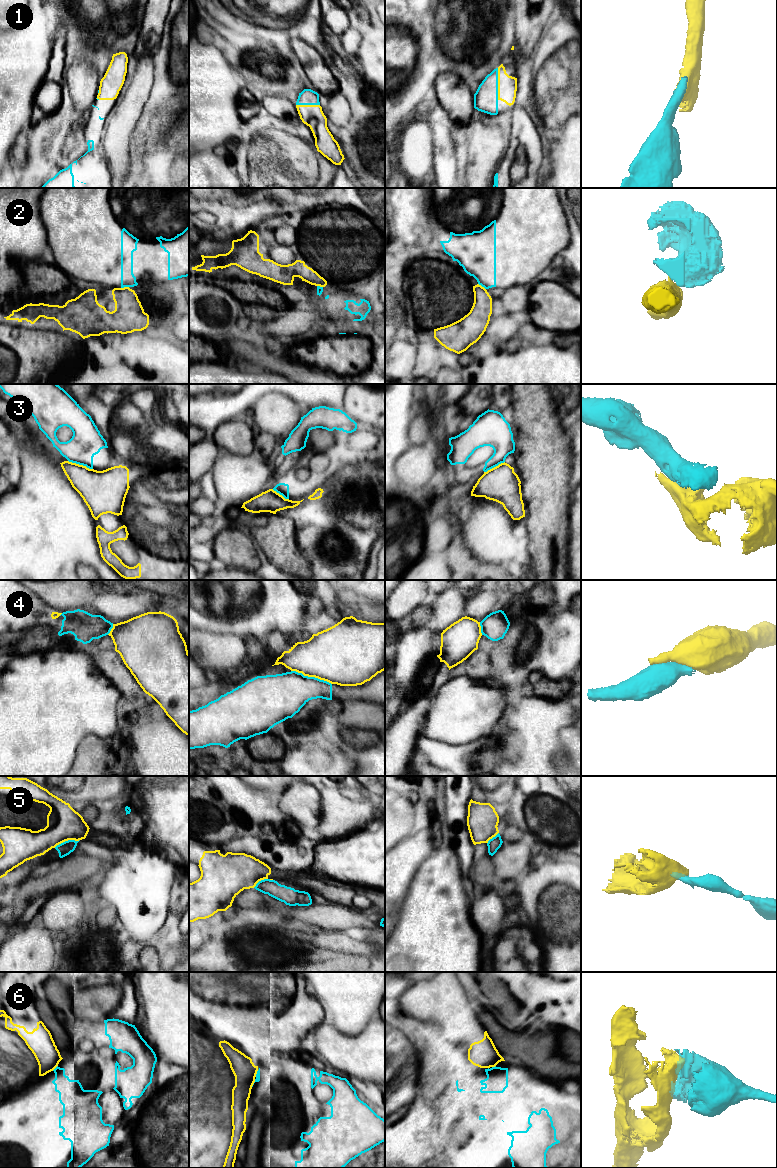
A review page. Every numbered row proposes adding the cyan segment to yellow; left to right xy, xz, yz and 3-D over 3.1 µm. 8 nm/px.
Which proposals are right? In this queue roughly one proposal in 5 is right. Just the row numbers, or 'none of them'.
1

